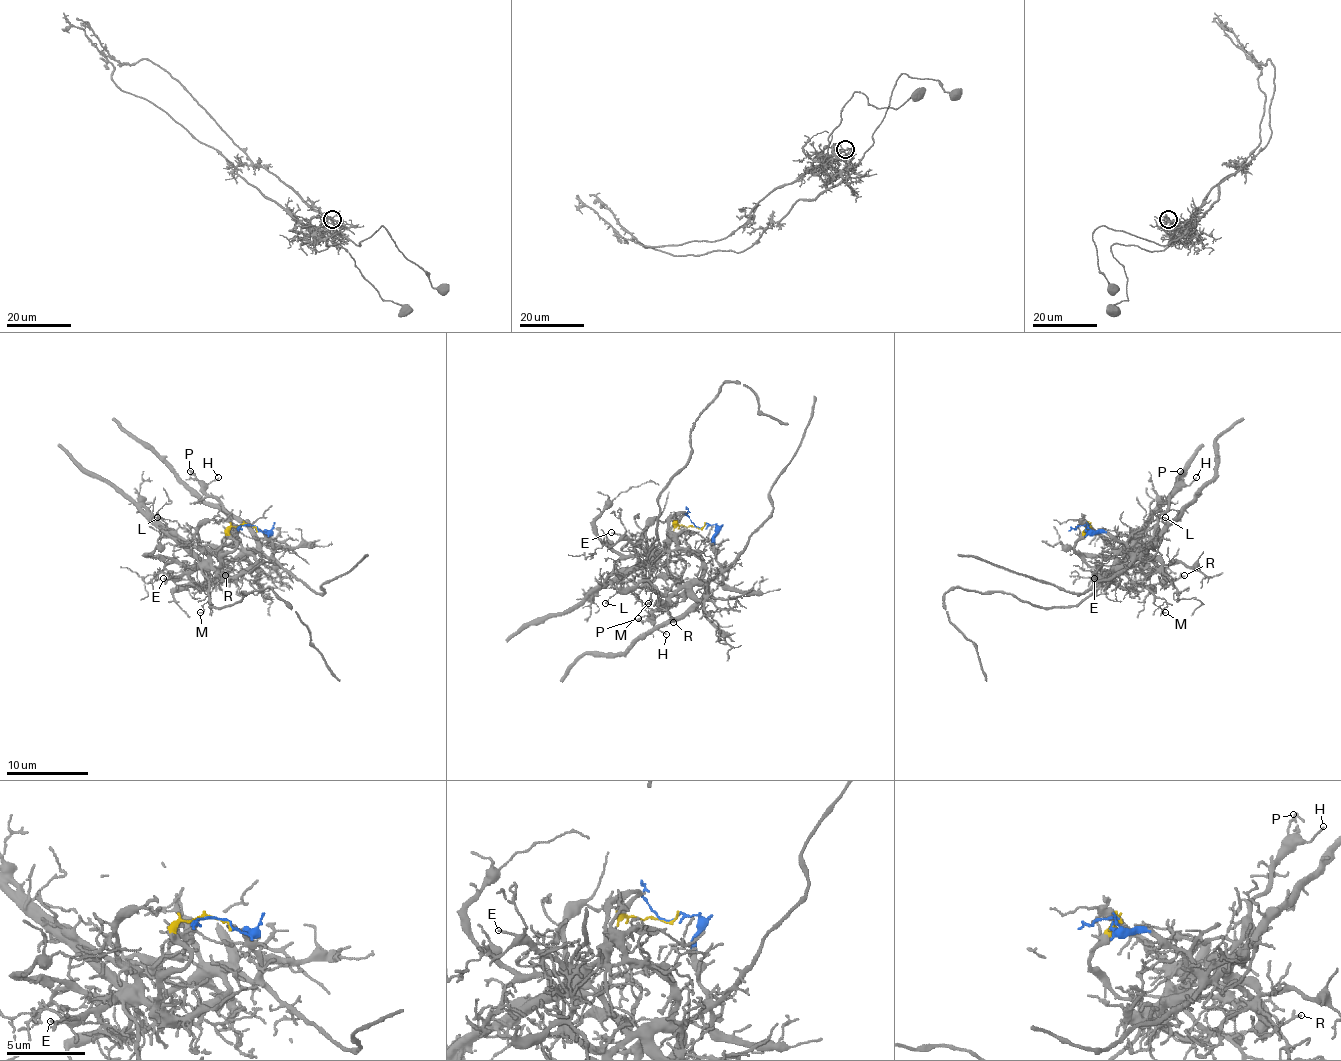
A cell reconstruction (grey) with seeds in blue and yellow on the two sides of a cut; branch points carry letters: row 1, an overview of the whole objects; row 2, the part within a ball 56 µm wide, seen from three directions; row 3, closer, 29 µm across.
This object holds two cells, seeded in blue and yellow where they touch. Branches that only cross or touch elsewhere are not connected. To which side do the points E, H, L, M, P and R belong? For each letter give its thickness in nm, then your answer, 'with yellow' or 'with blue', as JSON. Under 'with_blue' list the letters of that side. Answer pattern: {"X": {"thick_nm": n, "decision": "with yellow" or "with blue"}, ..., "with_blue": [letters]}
{"E": {"thick_nm": 110, "decision": "with yellow"}, "H": {"thick_nm": 100, "decision": "with blue"}, "L": {"thick_nm": 130, "decision": "with blue"}, "M": {"thick_nm": 140, "decision": "with yellow"}, "P": {"thick_nm": 110, "decision": "with blue"}, "R": {"thick_nm": 170, "decision": "with blue"}, "with_blue": ["H", "L", "P", "R"]}

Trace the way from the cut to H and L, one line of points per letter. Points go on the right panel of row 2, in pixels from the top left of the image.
H: (1089, 526), (1089, 532), (1115, 536), (1136, 556), (1175, 493), (1195, 477)
L: (1089, 526), (1146, 559), (1140, 544), (1150, 528), (1144, 522), (1165, 518)

